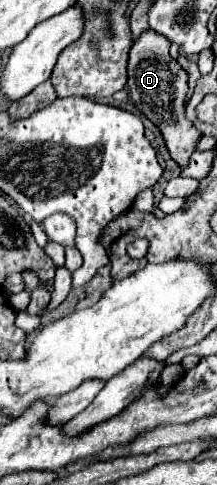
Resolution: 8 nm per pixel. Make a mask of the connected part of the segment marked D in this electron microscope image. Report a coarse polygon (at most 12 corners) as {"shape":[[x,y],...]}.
{"shape":[[161,33],[129,53],[129,99],[189,165],[197,127],[185,117],[187,71]]}

